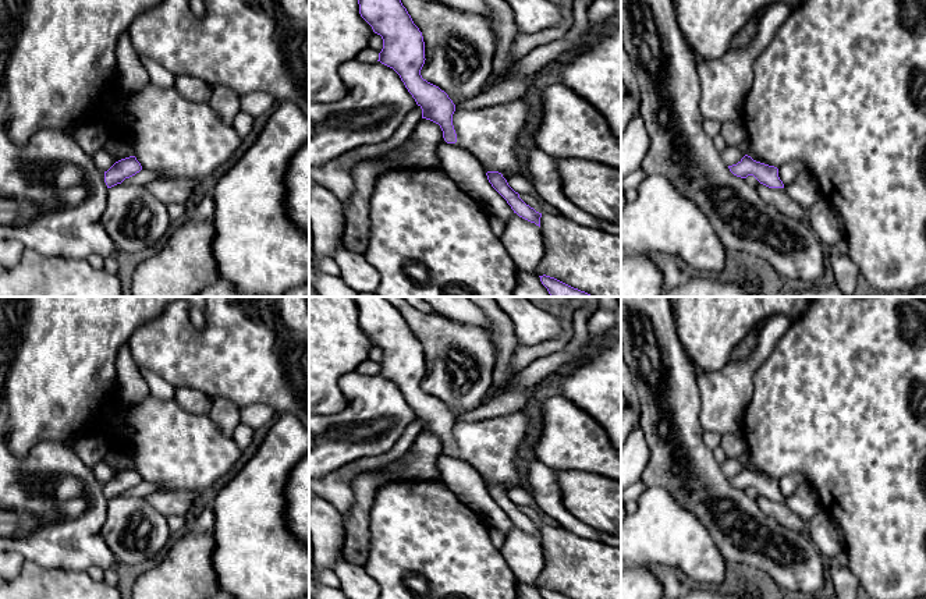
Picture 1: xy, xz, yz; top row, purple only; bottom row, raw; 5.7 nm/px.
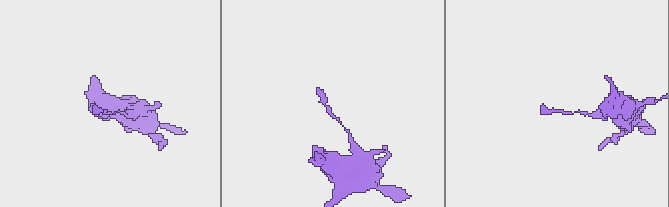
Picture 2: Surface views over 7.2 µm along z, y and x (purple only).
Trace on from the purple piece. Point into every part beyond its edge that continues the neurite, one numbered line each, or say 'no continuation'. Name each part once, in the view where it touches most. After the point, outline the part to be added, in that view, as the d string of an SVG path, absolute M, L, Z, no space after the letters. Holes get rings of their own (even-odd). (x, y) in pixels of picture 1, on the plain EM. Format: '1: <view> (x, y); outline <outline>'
no continuation

